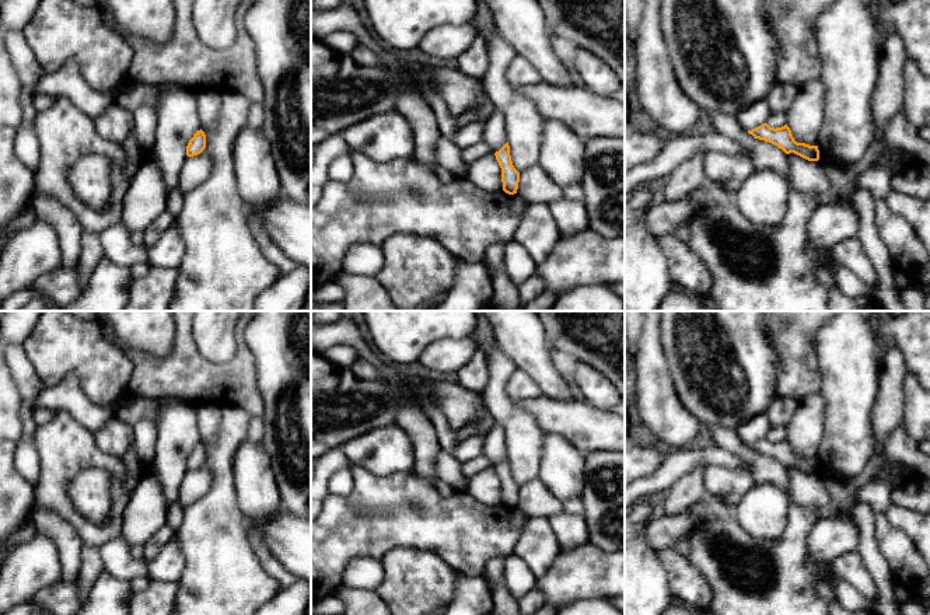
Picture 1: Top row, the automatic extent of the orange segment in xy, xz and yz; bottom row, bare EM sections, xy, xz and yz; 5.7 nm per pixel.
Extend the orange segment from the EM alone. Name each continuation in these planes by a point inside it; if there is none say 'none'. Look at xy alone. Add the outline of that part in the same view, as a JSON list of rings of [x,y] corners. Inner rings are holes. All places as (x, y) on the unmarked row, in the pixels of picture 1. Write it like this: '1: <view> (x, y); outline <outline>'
none

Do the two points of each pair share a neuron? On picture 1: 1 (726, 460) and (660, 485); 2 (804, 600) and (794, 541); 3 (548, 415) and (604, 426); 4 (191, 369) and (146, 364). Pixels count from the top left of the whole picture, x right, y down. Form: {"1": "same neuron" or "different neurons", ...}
{"1": "same neuron", "2": "same neuron", "3": "same neuron", "4": "same neuron"}

